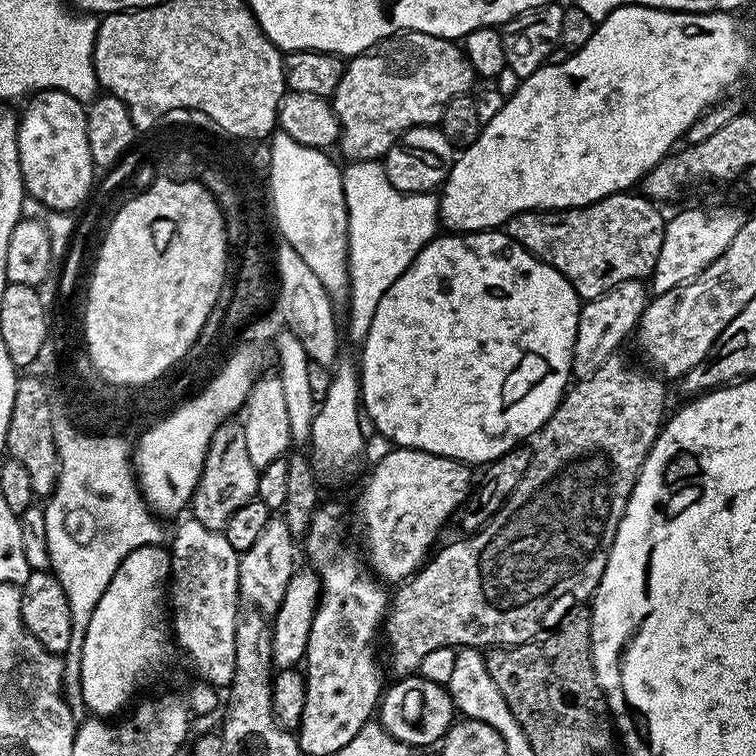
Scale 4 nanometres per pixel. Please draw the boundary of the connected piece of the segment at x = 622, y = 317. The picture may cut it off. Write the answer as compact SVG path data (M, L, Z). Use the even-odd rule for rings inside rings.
M623 280L598 298L583 301L578 330L572 351L572 375L576 380L590 378L602 366L602 362L617 355L620 343L637 331L637 324L650 301L650 288L644 280Z

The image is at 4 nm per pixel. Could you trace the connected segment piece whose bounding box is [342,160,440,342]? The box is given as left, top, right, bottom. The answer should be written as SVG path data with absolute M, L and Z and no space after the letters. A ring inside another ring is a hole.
M353 160L347 166L349 168L345 167L342 172L344 197L346 198L346 210L348 211L348 307L346 315L348 315L348 328L352 331L353 338L356 339L356 342L363 342L370 330L370 322L374 322L374 310L378 310L378 302L382 302L386 290L390 290L390 286L394 286L394 282L398 282L398 278L410 266L410 262L414 262L414 258L437 235L438 225L440 224L440 201L432 194L423 196L394 190L394 186L390 186L390 178L386 178L383 163L375 160Z

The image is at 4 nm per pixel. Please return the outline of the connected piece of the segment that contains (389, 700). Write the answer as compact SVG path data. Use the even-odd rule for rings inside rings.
M419 674L401 677L385 689L378 705L378 722L396 740L409 747L437 745L452 727L455 704L443 684L432 682Z

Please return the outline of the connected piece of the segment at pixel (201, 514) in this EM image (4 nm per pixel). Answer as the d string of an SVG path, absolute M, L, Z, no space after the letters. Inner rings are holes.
M221 423L220 428L212 436L212 441L206 454L204 469L198 478L198 486L194 490L190 505L191 519L198 521L202 526L206 526L206 530L214 530L215 532L223 532L224 527L230 522L230 518L234 518L234 514L238 510L242 510L242 506L246 506L246 502L256 499L258 478L260 477L254 462L250 462L250 453L246 450L246 434L244 433L243 423L228 423Z

